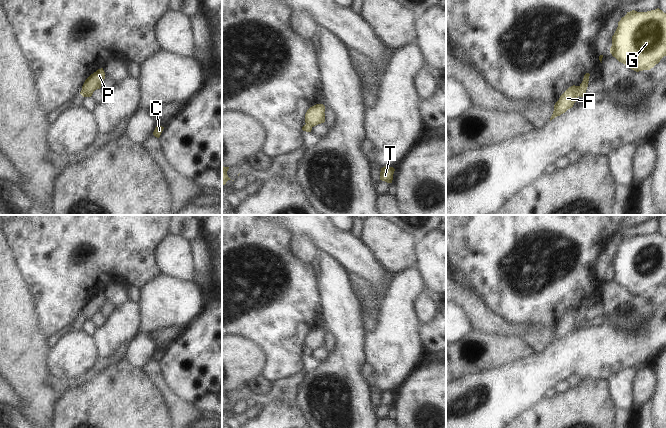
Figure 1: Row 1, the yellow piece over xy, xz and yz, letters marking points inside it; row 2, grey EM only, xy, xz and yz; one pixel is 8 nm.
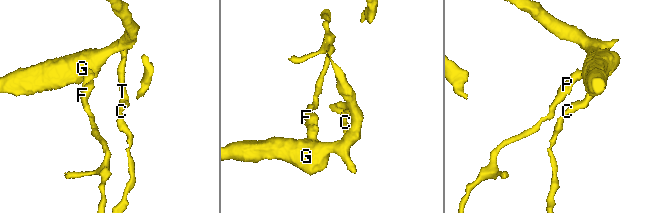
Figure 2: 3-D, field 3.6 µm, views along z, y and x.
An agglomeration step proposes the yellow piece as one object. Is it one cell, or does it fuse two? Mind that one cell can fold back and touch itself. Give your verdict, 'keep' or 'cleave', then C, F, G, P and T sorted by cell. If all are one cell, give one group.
cleave; groups C G T / F P

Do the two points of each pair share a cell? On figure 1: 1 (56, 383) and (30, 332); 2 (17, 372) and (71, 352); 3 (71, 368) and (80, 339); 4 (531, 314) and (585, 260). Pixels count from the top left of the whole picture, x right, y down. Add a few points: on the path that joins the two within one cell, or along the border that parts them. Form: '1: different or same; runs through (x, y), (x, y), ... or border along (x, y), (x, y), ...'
1: different; border along (48, 373), (46, 382), (57, 395)
2: different; border along (49, 350), (46, 356), (48, 372)
3: same; runs through (71, 361), (71, 356), (77, 346)
4: same; runs through (544, 301), (572, 273)

